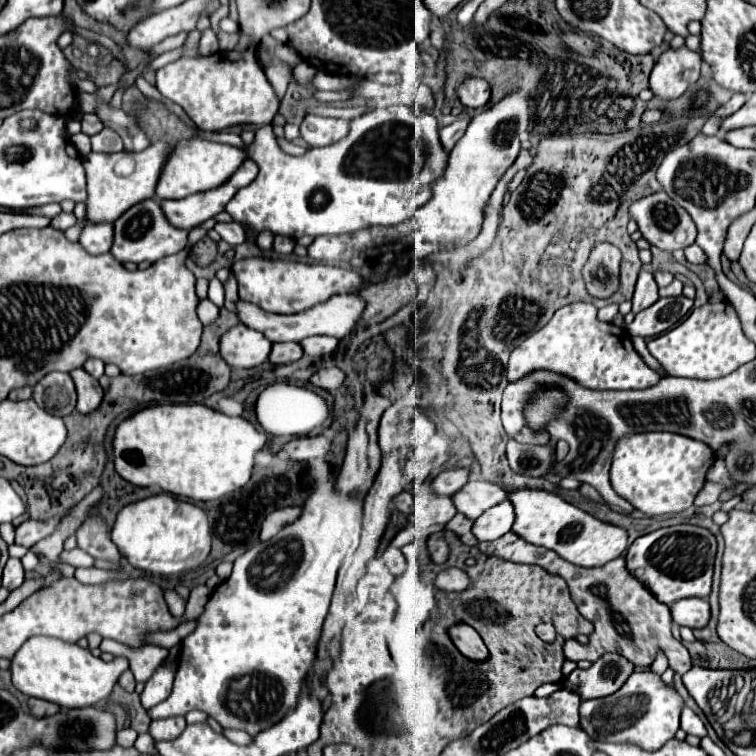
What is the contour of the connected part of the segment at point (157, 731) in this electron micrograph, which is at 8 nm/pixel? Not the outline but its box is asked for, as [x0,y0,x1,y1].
[149,716,187,740]

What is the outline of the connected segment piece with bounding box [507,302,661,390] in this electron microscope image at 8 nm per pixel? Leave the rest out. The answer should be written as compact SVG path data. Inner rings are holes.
M575 302L557 310L547 326L529 336L511 352L507 368L509 382L517 382L535 370L549 370L569 376L583 388L591 390L651 388L661 380L659 374L653 372L635 352L631 338L621 332L621 328L615 328L615 324L601 322L597 318L597 308L585 302Z

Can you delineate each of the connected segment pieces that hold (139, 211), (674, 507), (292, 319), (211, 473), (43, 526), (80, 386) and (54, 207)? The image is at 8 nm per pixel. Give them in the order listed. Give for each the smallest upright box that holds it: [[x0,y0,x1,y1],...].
[[111,198,189,264],[609,432,713,516],[237,294,365,342],[113,404,265,502],[15,516,63,548],[69,368,103,414],[26,203,62,219]]

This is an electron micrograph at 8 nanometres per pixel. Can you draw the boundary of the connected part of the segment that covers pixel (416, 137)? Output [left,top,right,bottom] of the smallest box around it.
[227,106,449,240]

